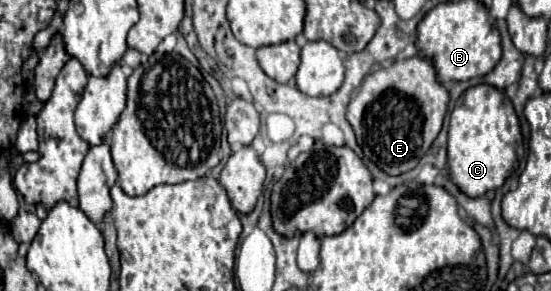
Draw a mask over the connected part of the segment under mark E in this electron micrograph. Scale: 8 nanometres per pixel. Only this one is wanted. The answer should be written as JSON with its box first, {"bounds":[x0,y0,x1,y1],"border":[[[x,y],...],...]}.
{"bounds":[347,54,449,176],"border":[[[415,54],[405,60],[393,60],[391,66],[377,68],[371,74],[367,74],[359,92],[347,106],[347,120],[351,122],[357,134],[357,142],[363,148],[363,154],[371,158],[387,174],[397,176],[413,170],[417,162],[423,158],[423,154],[429,150],[431,142],[437,138],[443,126],[447,106],[449,106],[449,92],[445,92],[445,86],[437,80],[437,70],[433,62],[425,56]]]}

